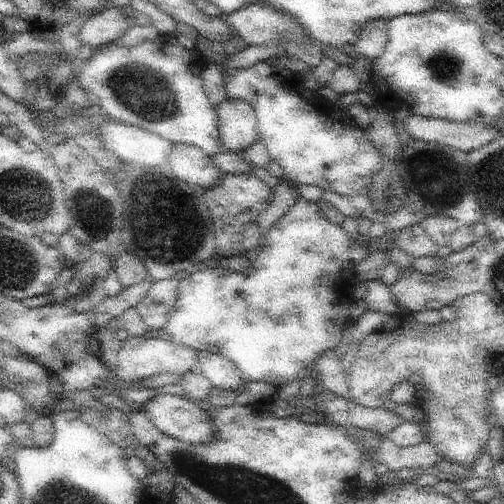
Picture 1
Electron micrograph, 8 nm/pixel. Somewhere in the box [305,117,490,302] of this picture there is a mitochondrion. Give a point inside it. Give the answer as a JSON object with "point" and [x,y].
{"point":[436,176]}

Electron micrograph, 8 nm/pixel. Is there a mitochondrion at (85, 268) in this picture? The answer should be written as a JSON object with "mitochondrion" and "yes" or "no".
{"mitochondrion":"no"}

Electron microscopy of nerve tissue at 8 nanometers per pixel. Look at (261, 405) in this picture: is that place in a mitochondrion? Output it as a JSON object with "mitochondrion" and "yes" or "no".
{"mitochondrion":"no"}

